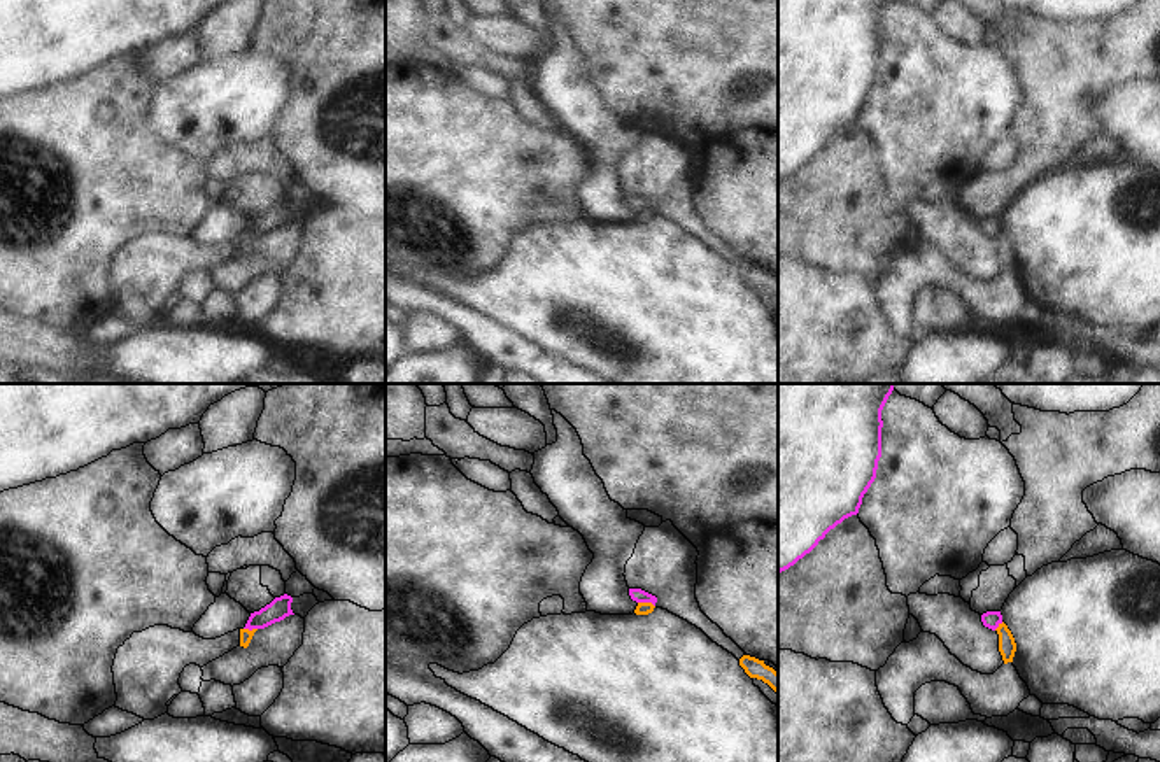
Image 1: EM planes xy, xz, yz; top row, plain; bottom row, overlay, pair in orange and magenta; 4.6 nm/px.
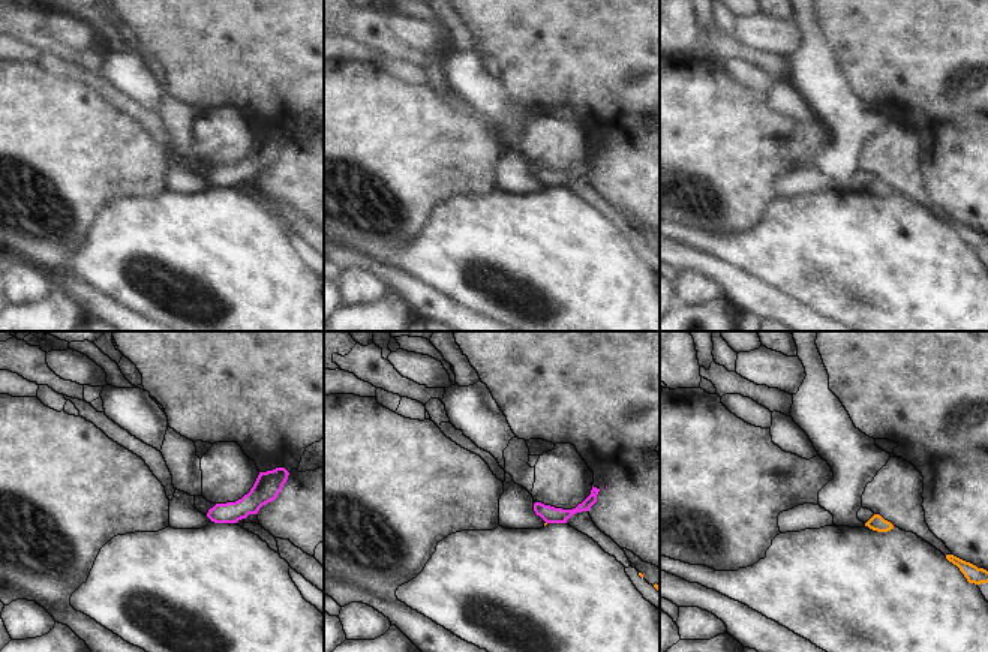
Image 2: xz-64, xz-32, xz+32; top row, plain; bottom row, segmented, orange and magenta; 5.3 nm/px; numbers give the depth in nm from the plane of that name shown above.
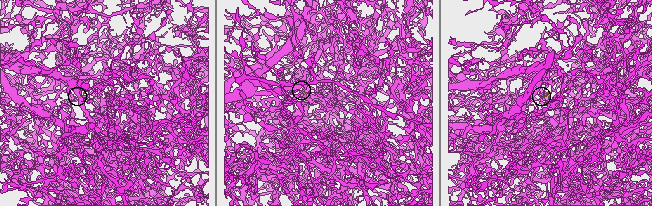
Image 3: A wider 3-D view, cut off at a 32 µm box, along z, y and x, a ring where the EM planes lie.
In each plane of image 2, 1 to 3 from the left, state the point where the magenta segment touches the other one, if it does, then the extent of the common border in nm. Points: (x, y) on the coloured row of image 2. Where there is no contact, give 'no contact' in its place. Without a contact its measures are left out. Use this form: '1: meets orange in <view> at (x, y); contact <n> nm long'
1: no contact
2: no contact
3: no contact

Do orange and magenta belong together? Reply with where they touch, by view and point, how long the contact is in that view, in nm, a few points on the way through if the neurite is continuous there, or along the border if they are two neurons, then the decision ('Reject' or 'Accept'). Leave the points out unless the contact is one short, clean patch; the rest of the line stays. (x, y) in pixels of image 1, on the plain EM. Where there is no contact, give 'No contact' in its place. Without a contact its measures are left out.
Touches orange at xz (647, 211). Shared border 80 nm. Boundary: xz (638, 209), (649, 209), (654, 214). Reject.

